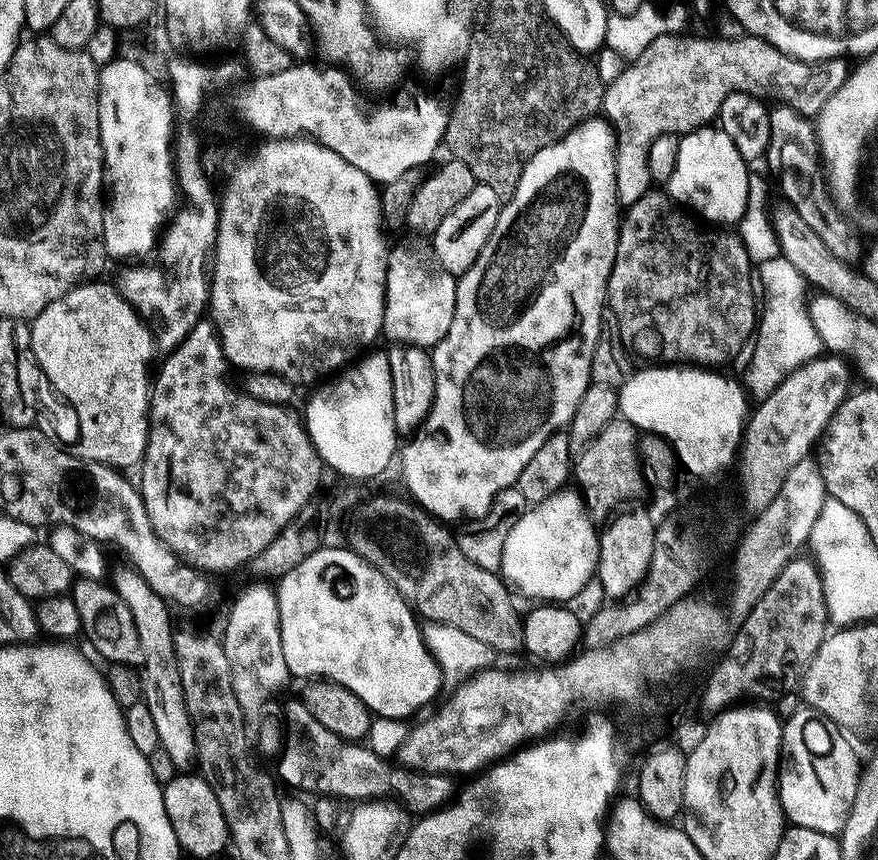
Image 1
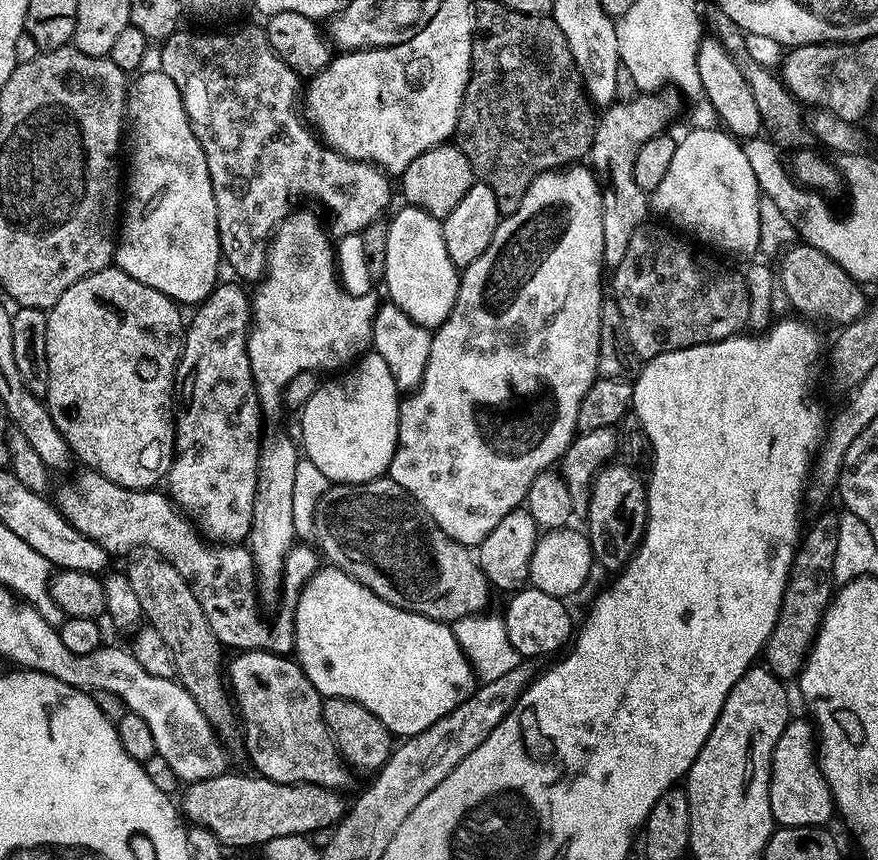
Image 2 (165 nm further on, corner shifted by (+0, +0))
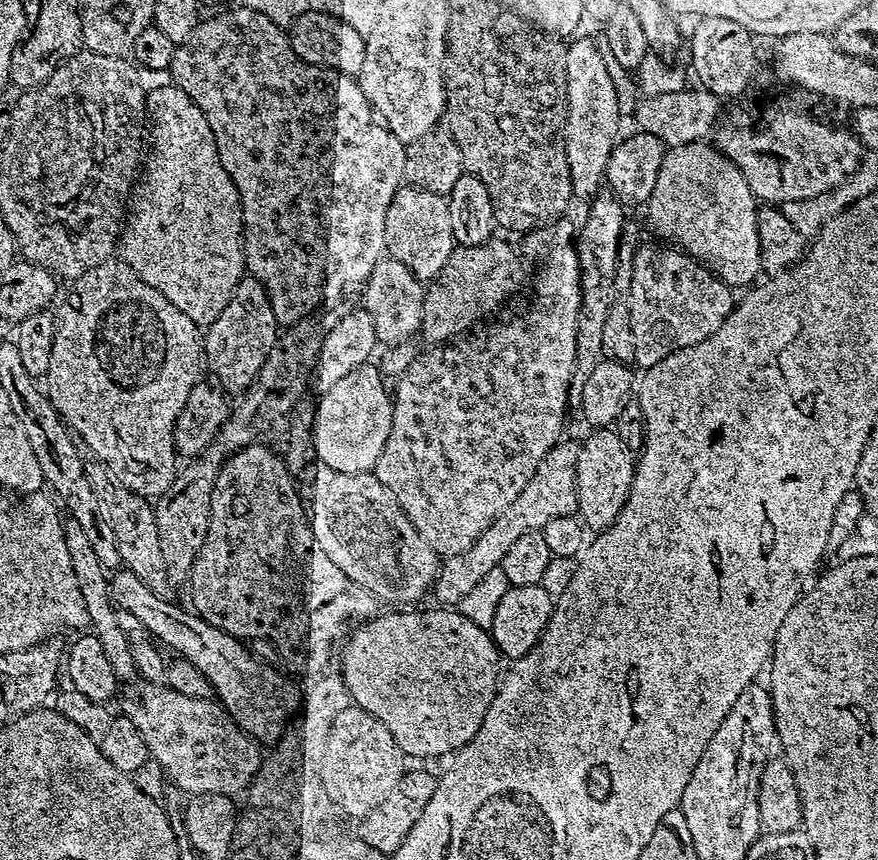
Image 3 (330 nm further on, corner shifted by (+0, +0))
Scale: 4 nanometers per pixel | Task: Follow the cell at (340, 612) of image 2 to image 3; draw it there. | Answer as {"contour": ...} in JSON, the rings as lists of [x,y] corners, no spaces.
{"contour":[[[431,606],[425,612],[416,612],[420,610],[384,610],[372,617],[371,620],[365,620],[363,624],[352,629],[347,640],[342,645],[342,651],[338,656],[341,668],[338,668],[339,675],[344,677],[348,692],[352,695],[352,704],[355,707],[366,710],[374,714],[394,734],[394,742],[404,751],[405,757],[412,756],[448,756],[460,751],[468,745],[478,734],[482,722],[492,705],[492,699],[497,694],[502,679],[502,657],[500,651],[496,649],[496,644],[492,640],[491,631],[487,627],[475,624],[470,618],[462,615],[459,610],[452,606]]]}

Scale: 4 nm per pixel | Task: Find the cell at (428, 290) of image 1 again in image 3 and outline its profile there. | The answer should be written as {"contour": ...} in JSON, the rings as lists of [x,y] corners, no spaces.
{"contour":[[[401,186],[386,212],[387,255],[402,262],[422,282],[430,282],[449,261],[455,247],[447,199],[429,191]]]}

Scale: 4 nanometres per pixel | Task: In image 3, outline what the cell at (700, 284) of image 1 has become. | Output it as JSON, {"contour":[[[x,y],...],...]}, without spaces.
{"contour":[[[641,243],[637,247],[632,277],[626,282],[630,326],[634,330],[632,364],[640,370],[658,366],[658,362],[678,350],[706,342],[724,325],[734,307],[733,289],[723,284],[705,264],[675,246],[655,243]]]}

